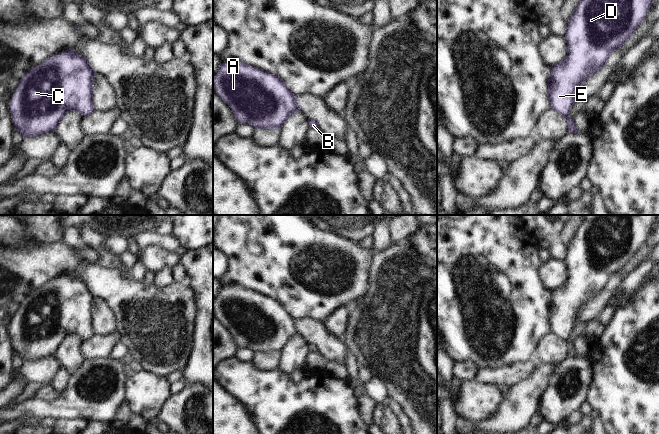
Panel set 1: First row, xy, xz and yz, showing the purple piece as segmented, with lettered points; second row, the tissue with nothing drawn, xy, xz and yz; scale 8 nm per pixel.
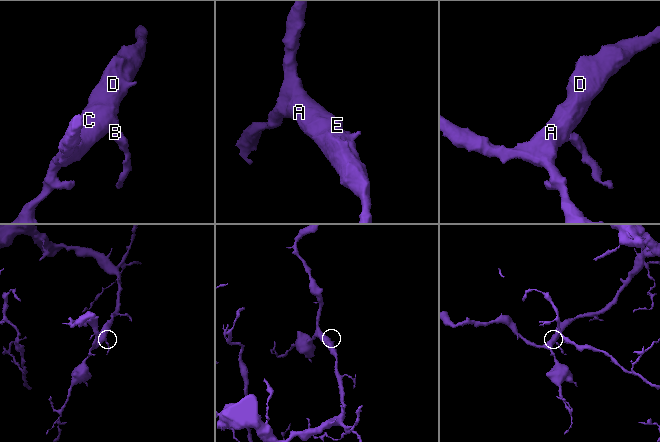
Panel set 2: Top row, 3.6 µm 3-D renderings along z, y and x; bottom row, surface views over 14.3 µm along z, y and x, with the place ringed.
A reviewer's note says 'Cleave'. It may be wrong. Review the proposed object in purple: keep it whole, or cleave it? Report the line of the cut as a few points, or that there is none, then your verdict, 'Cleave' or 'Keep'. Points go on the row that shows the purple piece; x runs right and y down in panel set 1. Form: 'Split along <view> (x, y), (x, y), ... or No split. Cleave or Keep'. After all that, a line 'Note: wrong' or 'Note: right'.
No split. Keep.
Note: wrong

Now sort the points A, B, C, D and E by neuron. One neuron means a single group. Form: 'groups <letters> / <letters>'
groups A B C D E

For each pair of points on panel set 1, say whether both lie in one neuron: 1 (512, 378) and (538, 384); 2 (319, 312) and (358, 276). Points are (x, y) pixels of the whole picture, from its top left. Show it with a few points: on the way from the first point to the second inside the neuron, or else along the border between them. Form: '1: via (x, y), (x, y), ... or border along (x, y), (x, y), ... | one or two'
1: border along (535, 369), (525, 379), (511, 387) | two
2: via (330, 301), (352, 287) | one

